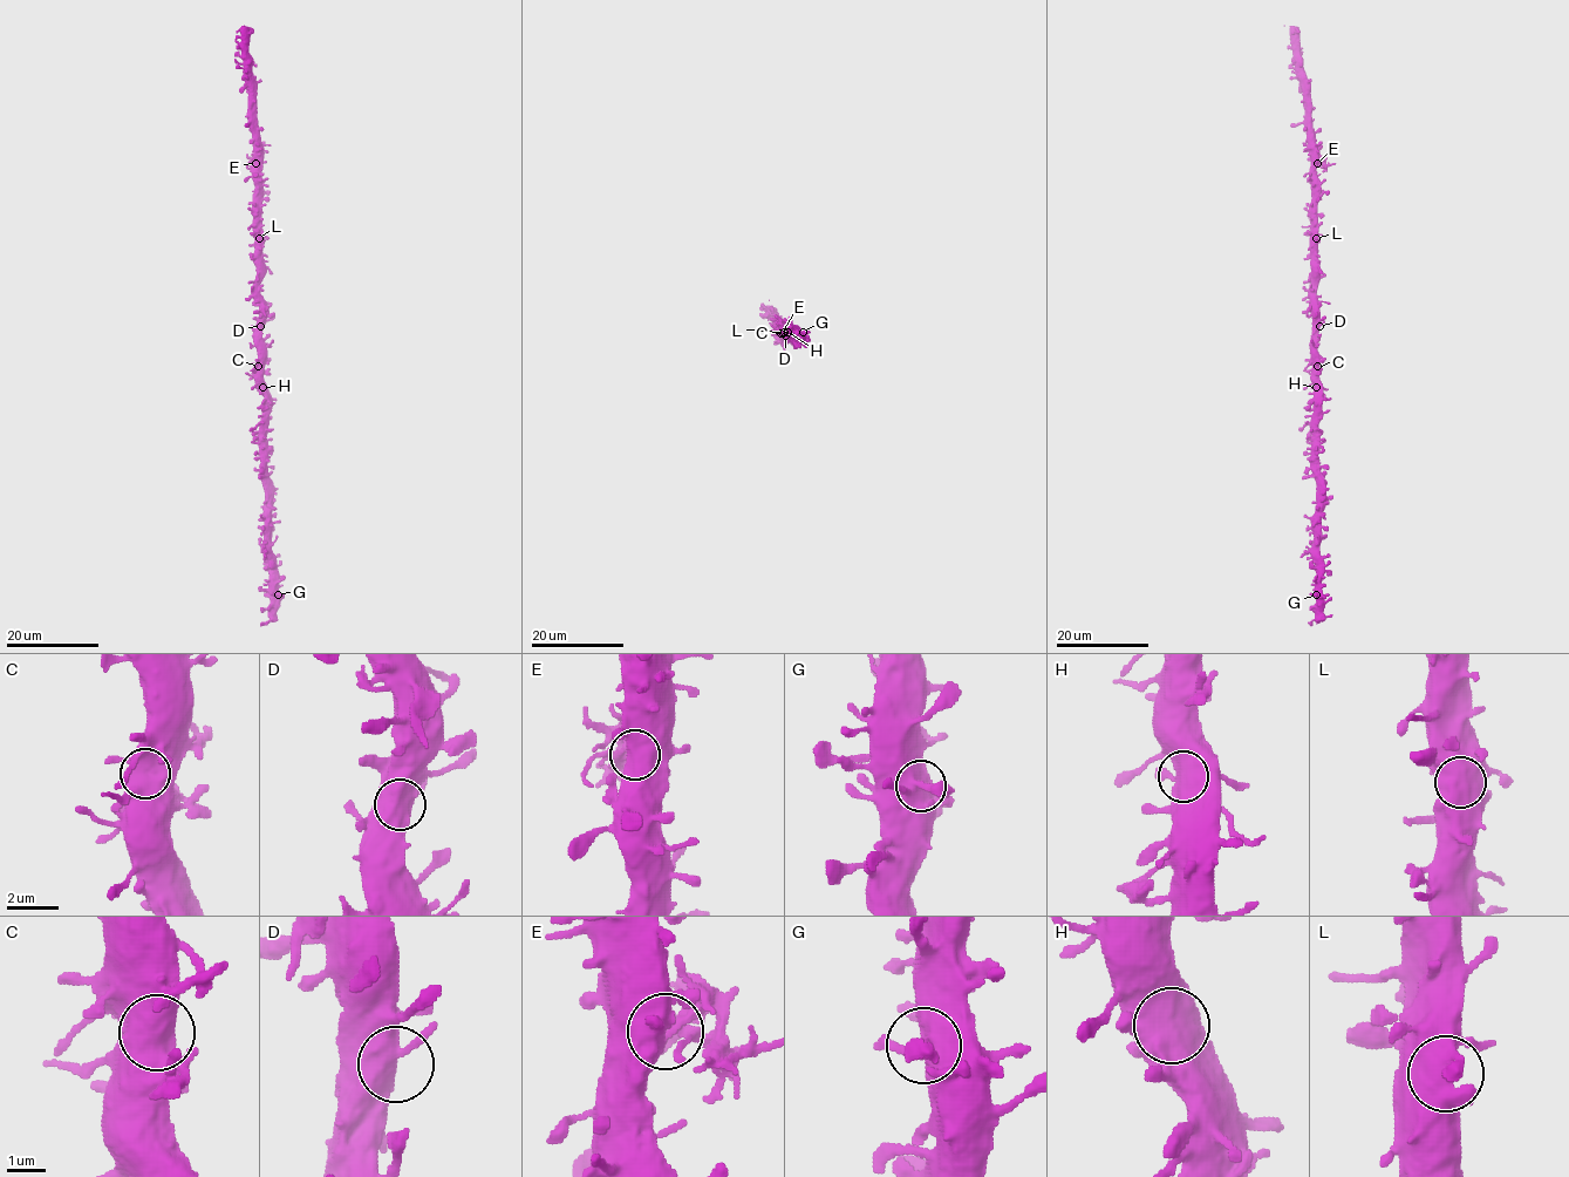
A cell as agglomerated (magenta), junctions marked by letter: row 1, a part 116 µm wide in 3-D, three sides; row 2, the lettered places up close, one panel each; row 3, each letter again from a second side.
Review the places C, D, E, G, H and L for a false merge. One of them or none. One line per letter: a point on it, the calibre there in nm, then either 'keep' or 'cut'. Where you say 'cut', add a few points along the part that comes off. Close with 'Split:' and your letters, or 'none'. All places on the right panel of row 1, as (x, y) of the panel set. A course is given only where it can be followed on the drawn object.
C: (1317, 366) | 550 nm | keep
D: (1319, 326) | 550 nm | keep
E: (1317, 163) | 360 nm | cut | (1318, 163), (1335, 163)
G: (1316, 594) | 400 nm | keep
H: (1316, 387) | 550 nm | keep
L: (1316, 238) | 440 nm | keep
Split: E

